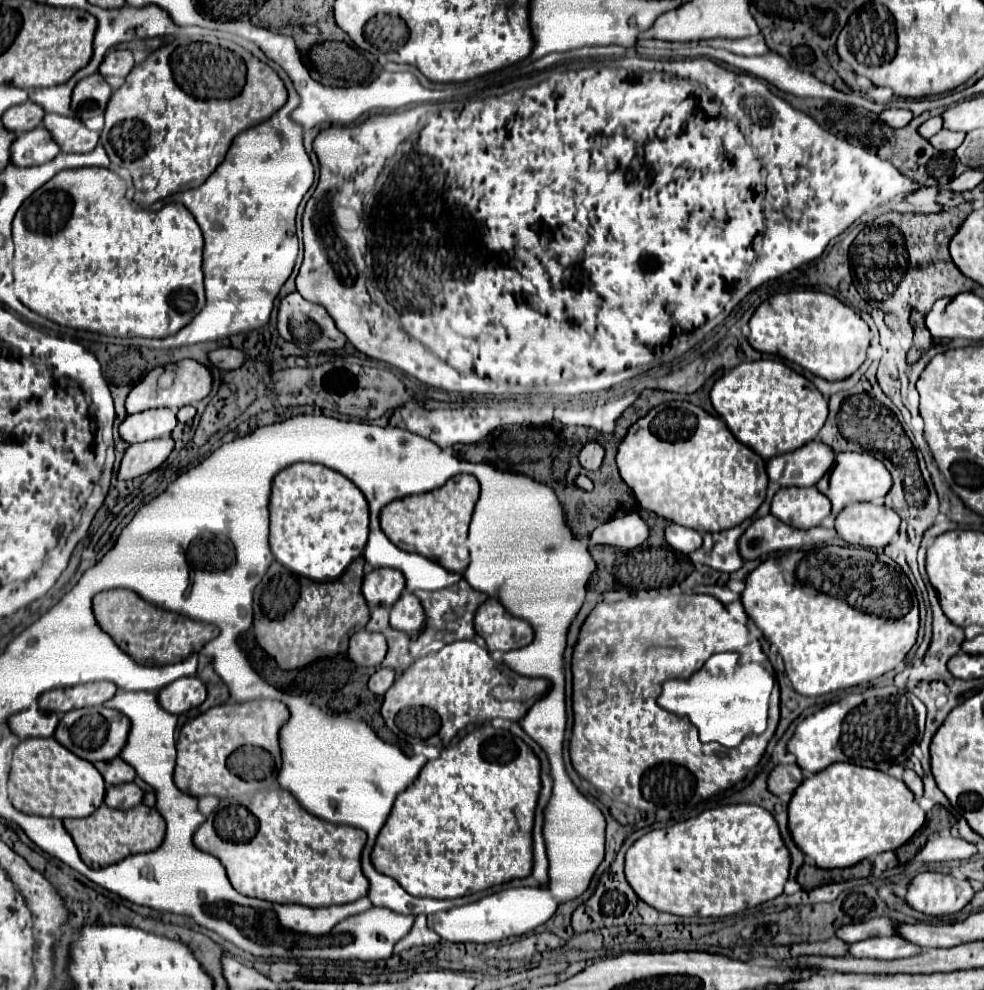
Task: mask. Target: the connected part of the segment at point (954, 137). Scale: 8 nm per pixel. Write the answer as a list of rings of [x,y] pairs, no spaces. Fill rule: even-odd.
[[[942,129],[942,131],[938,131],[938,133],[930,139],[930,143],[932,143],[938,151],[954,151],[954,149],[964,141],[964,137],[966,137],[966,133],[954,133],[954,131]]]

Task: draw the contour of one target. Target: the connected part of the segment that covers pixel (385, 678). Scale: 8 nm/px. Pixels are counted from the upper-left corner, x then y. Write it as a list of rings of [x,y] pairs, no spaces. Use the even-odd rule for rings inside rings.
[[[380,667],[380,669],[370,677],[368,689],[370,689],[374,695],[384,695],[384,693],[390,689],[390,685],[394,683],[394,677],[396,677],[396,673],[394,673],[392,669]]]

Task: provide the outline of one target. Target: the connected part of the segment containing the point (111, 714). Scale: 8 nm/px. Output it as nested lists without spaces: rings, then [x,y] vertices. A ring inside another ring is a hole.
[[[98,705],[98,707],[84,707],[84,709],[68,711],[60,719],[54,737],[64,747],[68,747],[74,755],[94,763],[94,761],[108,761],[108,759],[118,757],[122,747],[126,745],[128,731],[130,731],[130,721],[122,713]]]

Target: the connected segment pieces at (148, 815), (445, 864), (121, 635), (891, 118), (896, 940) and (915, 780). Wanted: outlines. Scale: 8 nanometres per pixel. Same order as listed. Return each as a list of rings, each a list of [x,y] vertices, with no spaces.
[[[140,803],[132,809],[126,809],[126,811],[118,811],[118,809],[110,809],[110,807],[102,805],[90,817],[64,819],[64,827],[70,833],[70,837],[74,839],[82,861],[92,869],[114,865],[134,853],[154,851],[160,847],[164,833],[166,833],[166,823],[164,823],[162,815],[154,807],[146,807],[144,803]]]
[[[482,725],[482,727],[474,729],[472,733],[468,733],[464,739],[460,739],[456,745],[444,749],[438,759],[428,761],[426,767],[416,777],[416,781],[412,783],[412,787],[408,787],[406,791],[402,791],[398,795],[398,799],[392,807],[392,813],[390,813],[388,821],[384,823],[384,827],[376,839],[376,845],[372,849],[372,865],[378,873],[384,873],[388,877],[392,875],[392,879],[396,879],[410,895],[430,897],[430,899],[464,897],[464,895],[484,891],[492,885],[506,883],[516,877],[526,877],[532,871],[532,821],[534,821],[538,791],[540,791],[540,763],[538,763],[536,755],[532,753],[532,749],[520,737],[516,737],[504,729],[496,729],[492,725]]]
[[[112,589],[112,591],[100,591],[94,597],[94,617],[102,631],[106,631],[114,643],[130,655],[138,665],[170,665],[180,663],[192,653],[198,653],[214,635],[212,625],[202,621],[192,621],[184,615],[164,611],[142,597],[138,597],[134,591],[128,589]]]
[[[892,107],[892,109],[884,109],[878,117],[880,117],[880,121],[884,121],[888,127],[904,127],[904,125],[910,123],[910,119],[912,119],[914,115],[912,115],[912,111],[908,111],[908,109],[896,109],[896,107]]]
[[[880,937],[880,939],[864,939],[860,943],[850,945],[852,957],[870,957],[870,959],[900,959],[918,955],[918,947],[906,943],[900,937]]]
[[[906,769],[902,779],[904,779],[906,787],[916,795],[916,799],[920,799],[920,797],[922,797],[922,779],[920,779],[912,769]]]

